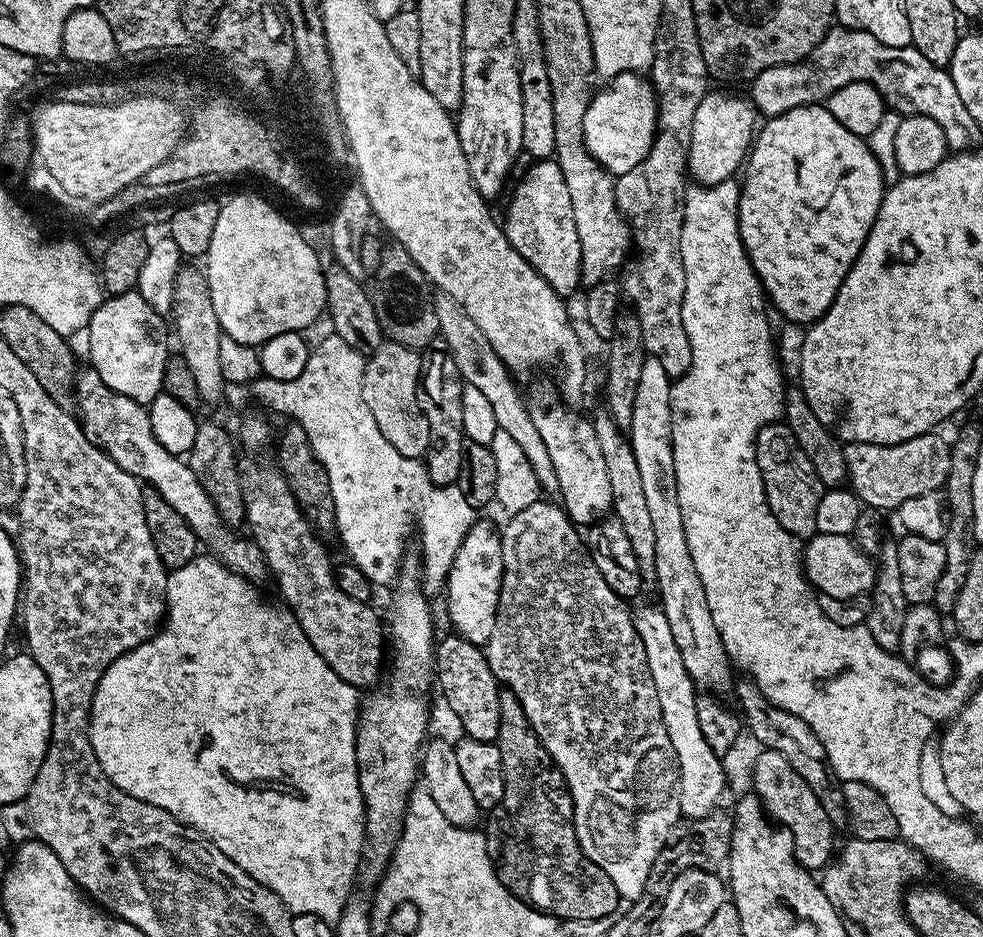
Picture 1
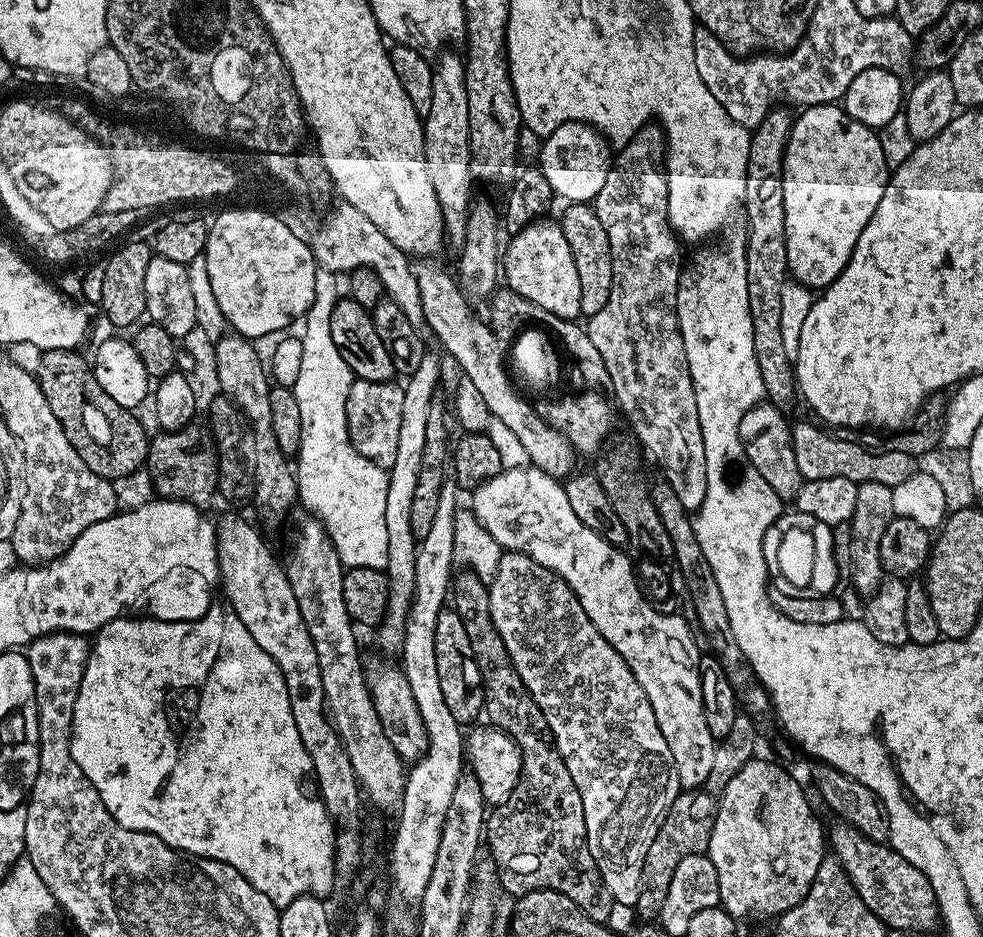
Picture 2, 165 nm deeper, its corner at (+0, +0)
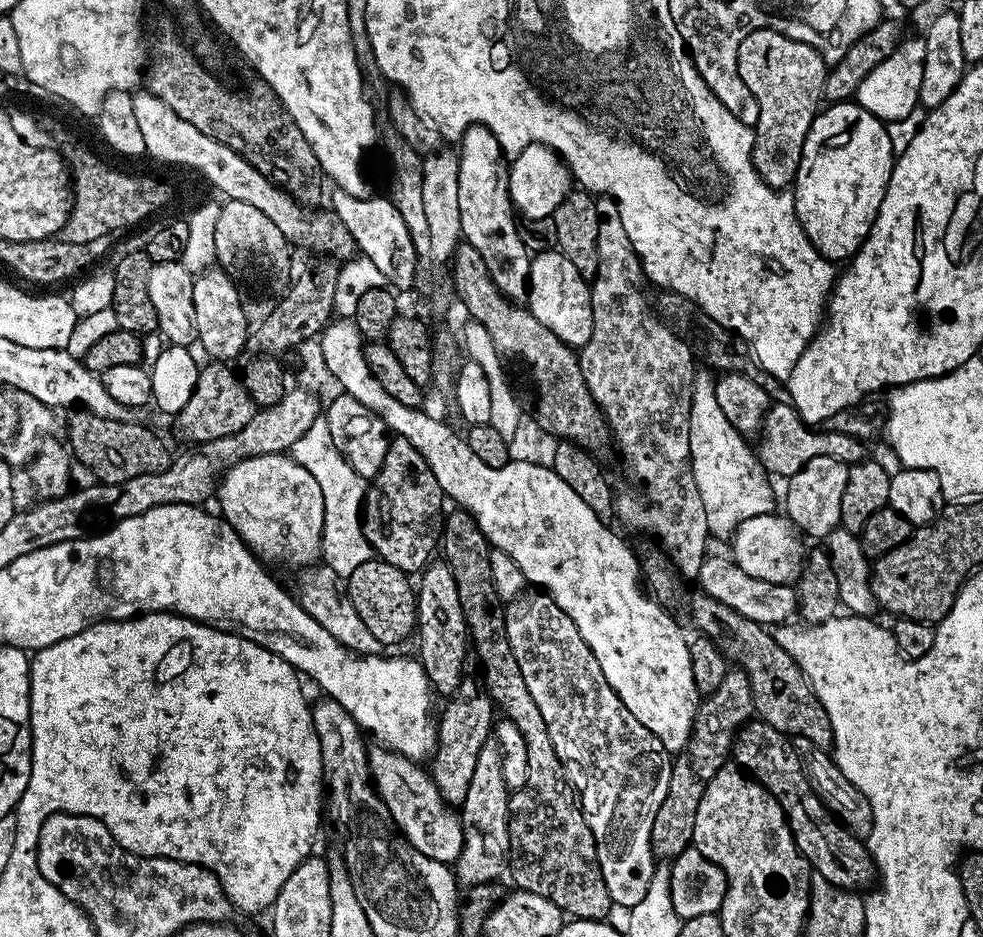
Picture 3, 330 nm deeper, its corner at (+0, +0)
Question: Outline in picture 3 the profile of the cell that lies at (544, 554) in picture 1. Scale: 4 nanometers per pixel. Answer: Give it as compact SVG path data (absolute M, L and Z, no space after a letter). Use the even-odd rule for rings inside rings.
M525 590L519 596L507 601L504 617L506 618L506 638L510 638L510 650L514 650L514 658L518 658L518 670L522 670L522 678L526 678L526 690L530 690L530 698L534 698L538 710L542 710L542 718L546 718L546 730L550 730L550 742L554 742L554 750L565 765L572 767L573 764L577 768L574 787L578 793L580 808L594 834L596 853L602 870L602 878L606 882L606 890L610 890L612 902L628 908L637 906L638 902L645 897L646 890L649 889L650 878L657 865L652 851L654 814L658 814L658 806L662 806L662 798L666 798L666 786L670 786L673 757L662 746L662 742L658 742L658 738L654 738L654 734L650 734L650 730L646 730L646 726L642 726L642 722L638 722L638 718L634 718L634 714L630 714L630 710L626 710L622 698L618 698L618 694L614 694L610 682L606 682L606 678L602 674L602 666L598 666L598 658L594 658L590 646L586 646L586 642L582 642L582 634L578 634L578 626L574 626L574 622L570 622L568 615L558 607L552 596L543 590Z

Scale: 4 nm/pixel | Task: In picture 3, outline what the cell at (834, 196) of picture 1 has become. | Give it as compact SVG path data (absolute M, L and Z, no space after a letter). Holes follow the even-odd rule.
M832 102L816 113L806 134L806 142L802 146L802 158L794 181L794 195L798 222L802 230L806 230L810 242L827 260L847 262L863 246L864 239L870 234L874 218L882 206L893 163L894 153L885 121L870 114L861 104Z

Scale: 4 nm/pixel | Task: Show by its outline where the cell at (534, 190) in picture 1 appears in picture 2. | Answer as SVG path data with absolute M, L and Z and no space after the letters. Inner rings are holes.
M541 218L525 225L507 241L502 252L502 280L513 292L526 298L535 306L563 320L576 320L580 316L582 293L578 287L578 269L574 266L574 254L566 243L555 219Z

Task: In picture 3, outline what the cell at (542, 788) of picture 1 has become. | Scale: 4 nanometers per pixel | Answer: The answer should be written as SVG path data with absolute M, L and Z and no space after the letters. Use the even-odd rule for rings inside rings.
M463 510L452 511L445 515L442 525L442 556L448 561L450 574L454 574L458 586L458 602L462 602L474 656L480 659L479 667L493 705L499 711L501 708L503 719L514 722L514 726L522 730L522 738L526 738L528 777L509 799L507 848L512 880L517 889L550 899L569 917L606 921L612 899L602 878L594 834L580 808L575 787L569 777L568 780L564 777L566 765L558 758L554 742L550 742L546 718L542 718L542 710L538 710L534 698L530 698L526 678L522 678L522 670L518 670L518 658L514 658L514 650L510 650L504 617L506 604L498 590L494 590L494 578L490 574L493 549L473 516Z

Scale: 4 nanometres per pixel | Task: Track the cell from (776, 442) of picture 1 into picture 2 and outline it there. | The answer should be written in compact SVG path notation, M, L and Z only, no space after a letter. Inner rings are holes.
M761 402L742 414L742 422L738 426L738 438L746 450L746 458L770 482L770 490L778 494L785 502L795 501L800 488L804 485L804 475L798 470L798 461L794 458L794 442L792 441L792 424L785 413L770 403Z

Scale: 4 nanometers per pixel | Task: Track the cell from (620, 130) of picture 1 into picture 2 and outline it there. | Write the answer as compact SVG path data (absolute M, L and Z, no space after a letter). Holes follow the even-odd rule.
M570 122L558 126L550 135L543 137L538 167L546 176L555 195L564 202L587 204L595 201L598 190L606 183L610 167L609 145L596 129L588 124Z

